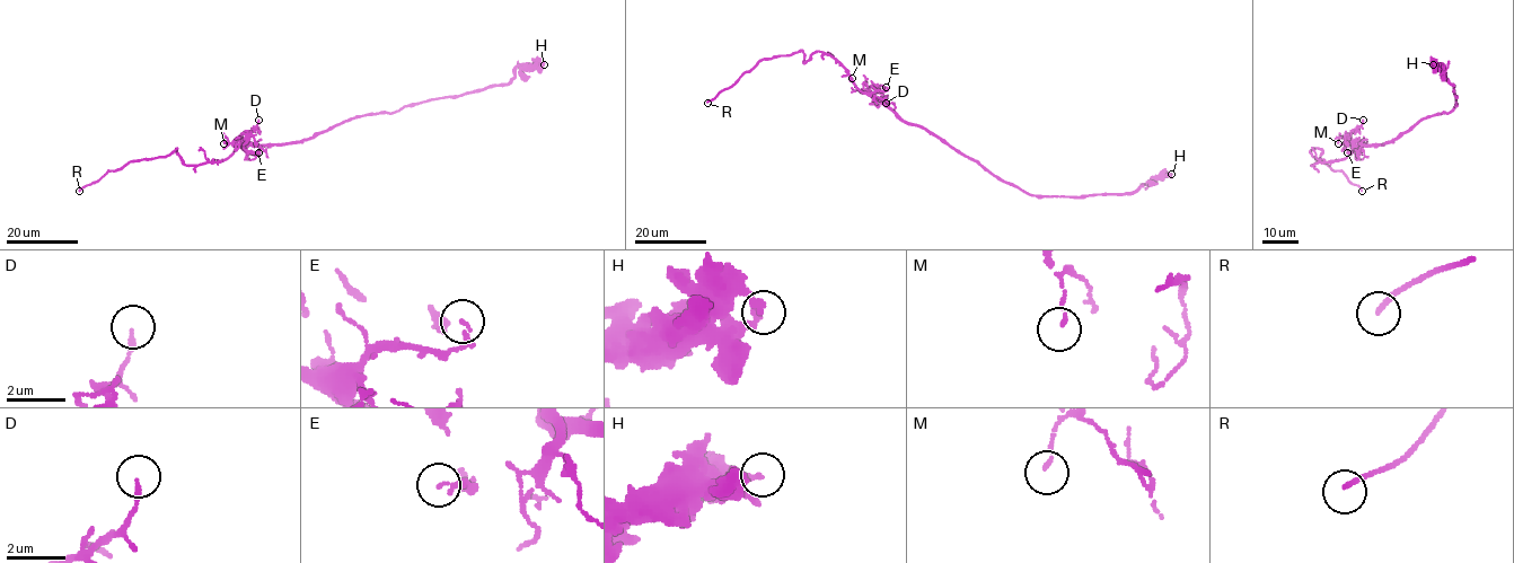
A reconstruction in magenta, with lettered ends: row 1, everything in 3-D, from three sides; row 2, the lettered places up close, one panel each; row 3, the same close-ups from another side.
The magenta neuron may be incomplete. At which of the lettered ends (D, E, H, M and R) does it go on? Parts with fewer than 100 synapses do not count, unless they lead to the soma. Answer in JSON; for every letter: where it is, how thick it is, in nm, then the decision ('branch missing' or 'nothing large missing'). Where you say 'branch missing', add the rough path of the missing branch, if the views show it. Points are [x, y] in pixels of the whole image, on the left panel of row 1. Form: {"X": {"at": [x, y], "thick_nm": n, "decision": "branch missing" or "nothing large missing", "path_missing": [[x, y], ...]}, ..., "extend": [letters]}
{"D": {"at": [258, 120], "thick_nm": 140, "decision": "nothing large missing"}, "E": {"at": [258, 152], "thick_nm": 190, "decision": "nothing large missing"}, "H": {"at": [544, 64], "thick_nm": 200, "decision": "nothing large missing"}, "M": {"at": [223, 143], "thick_nm": 100, "decision": "nothing large missing"}, "R": {"at": [79, 191], "thick_nm": 150, "decision": "branch missing"}, "extend": ["R"]}

